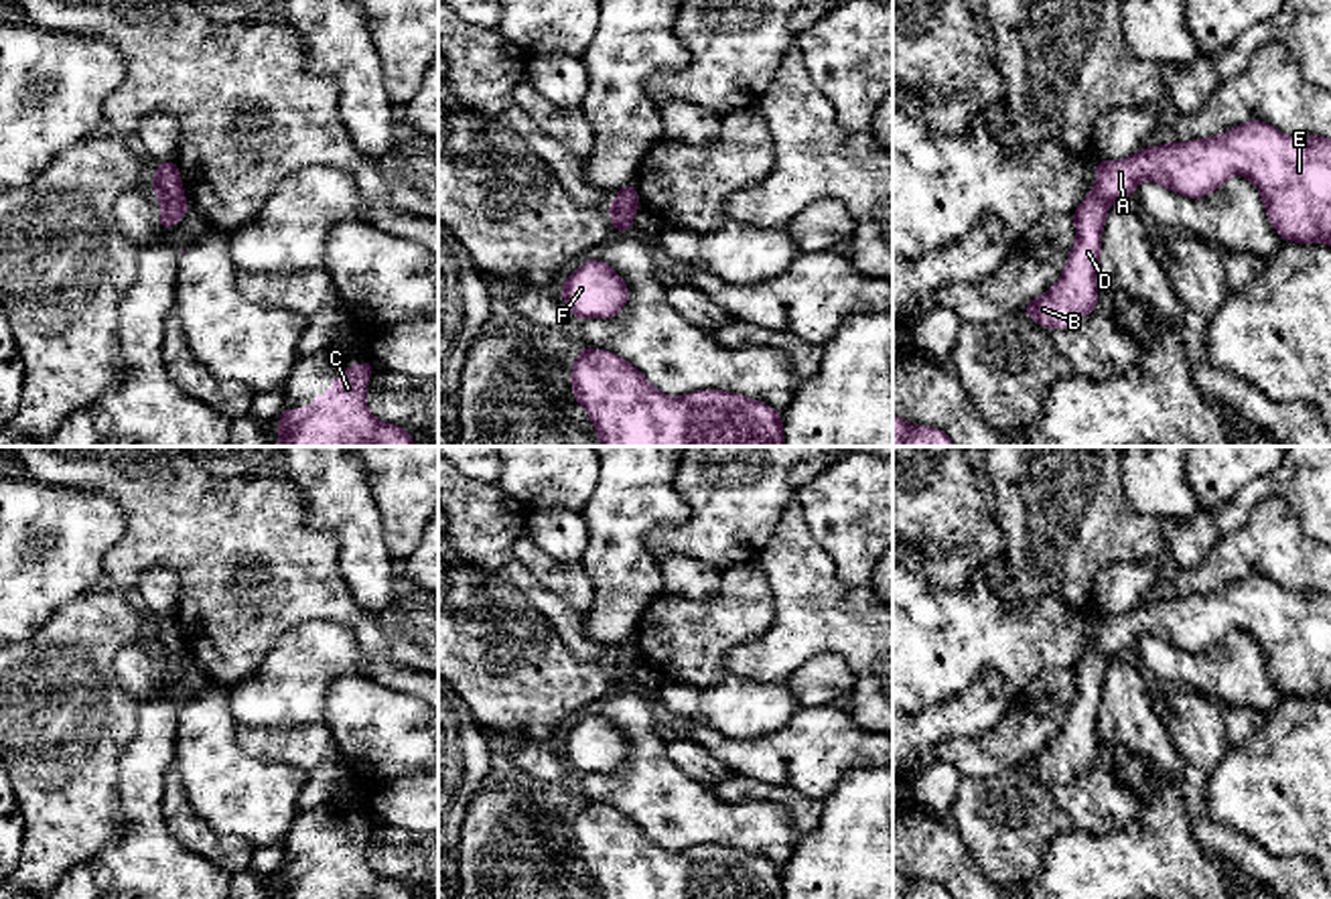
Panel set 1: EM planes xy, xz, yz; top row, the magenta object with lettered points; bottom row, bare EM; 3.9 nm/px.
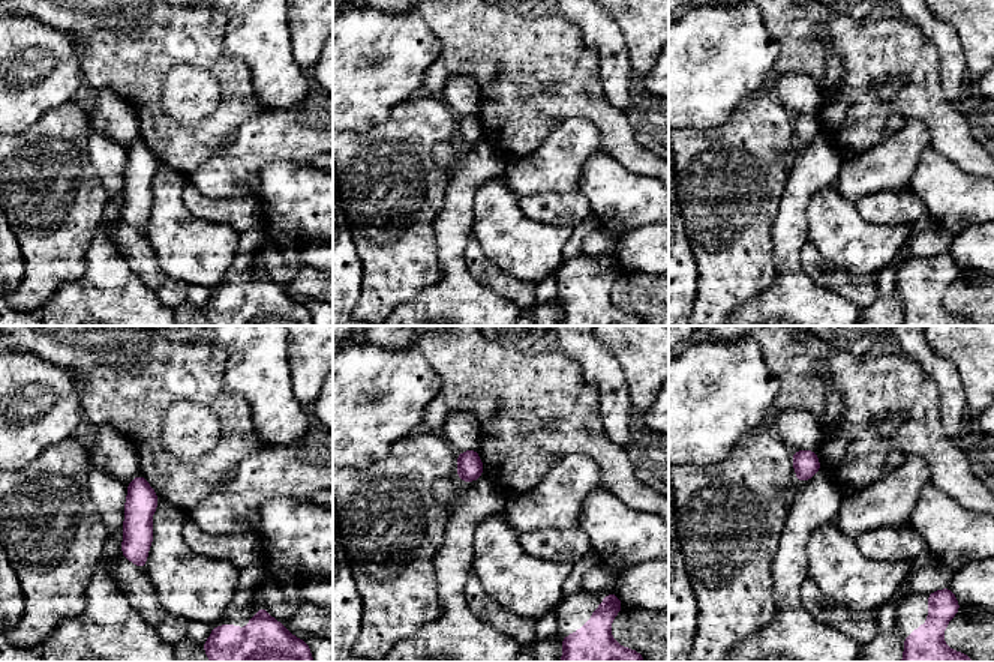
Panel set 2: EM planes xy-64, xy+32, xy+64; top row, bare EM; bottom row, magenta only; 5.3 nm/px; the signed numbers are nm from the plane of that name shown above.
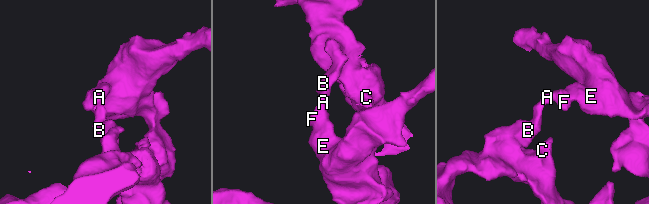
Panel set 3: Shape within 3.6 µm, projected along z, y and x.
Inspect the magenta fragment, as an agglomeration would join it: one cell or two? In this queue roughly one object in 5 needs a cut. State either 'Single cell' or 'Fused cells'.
Fused cells

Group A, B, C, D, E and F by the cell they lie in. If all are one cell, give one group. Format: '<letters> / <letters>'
A E F / B C D

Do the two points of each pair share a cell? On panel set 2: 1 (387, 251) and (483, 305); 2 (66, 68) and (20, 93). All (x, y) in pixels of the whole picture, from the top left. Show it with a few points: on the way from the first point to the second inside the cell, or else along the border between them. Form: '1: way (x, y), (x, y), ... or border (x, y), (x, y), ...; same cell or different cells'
1: border (437, 243), (440, 276), (408, 300); different cells
2: way (54, 68), (45, 68), (32, 81); same cell

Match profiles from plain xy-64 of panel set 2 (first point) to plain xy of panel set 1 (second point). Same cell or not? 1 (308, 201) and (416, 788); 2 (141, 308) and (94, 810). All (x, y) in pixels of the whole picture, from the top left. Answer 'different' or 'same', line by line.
1: different
2: different

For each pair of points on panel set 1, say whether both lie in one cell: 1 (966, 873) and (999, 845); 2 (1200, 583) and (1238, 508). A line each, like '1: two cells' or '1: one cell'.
1: two cells
2: two cells

